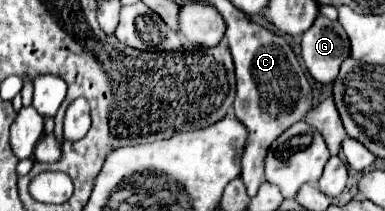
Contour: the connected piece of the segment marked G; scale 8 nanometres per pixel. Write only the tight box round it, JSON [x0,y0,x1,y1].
[300,16,350,84]

